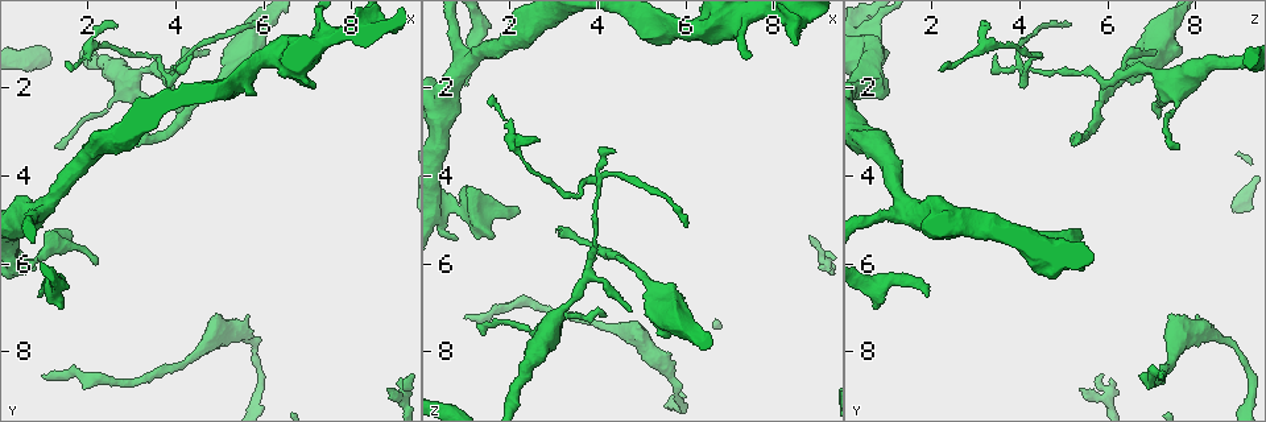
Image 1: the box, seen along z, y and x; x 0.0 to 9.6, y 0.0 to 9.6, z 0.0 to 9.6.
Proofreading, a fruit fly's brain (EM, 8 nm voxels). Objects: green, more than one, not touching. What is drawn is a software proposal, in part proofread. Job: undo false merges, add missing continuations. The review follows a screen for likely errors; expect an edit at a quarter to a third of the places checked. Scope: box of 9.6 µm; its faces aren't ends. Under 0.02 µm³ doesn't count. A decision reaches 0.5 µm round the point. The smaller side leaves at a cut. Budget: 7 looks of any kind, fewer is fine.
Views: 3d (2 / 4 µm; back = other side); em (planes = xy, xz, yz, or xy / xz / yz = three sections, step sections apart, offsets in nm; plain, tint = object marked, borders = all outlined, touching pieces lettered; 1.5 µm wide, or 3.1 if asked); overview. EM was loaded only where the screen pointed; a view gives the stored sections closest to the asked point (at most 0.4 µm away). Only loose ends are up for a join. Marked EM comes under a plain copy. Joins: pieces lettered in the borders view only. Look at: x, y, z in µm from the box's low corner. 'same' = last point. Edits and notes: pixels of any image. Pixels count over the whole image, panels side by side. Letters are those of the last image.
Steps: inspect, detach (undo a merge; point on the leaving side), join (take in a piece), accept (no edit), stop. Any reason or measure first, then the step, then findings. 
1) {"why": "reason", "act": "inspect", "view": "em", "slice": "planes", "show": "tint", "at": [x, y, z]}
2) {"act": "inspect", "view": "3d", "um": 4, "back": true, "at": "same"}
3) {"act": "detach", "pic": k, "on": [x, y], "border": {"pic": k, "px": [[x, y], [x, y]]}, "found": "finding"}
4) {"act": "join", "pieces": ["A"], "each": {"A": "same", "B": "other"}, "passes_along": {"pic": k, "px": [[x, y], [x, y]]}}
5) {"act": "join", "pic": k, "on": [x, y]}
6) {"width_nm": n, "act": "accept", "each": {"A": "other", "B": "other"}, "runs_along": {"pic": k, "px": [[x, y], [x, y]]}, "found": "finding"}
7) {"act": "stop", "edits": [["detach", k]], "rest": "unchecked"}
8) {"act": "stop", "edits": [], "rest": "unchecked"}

{"why": "branch stops here", "act": "inspect", "view": "3d", "um": 4, "back": true, "at": [2.20, 6.05, 4.75]}

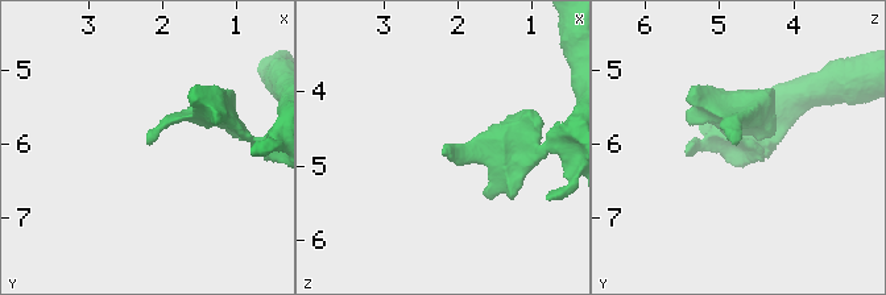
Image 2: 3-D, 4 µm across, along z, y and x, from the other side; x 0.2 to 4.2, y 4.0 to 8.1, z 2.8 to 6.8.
{"why": "need the tissue", "act": "inspect", "view": "em", "slice": "xy", "step": 8, "show": "borders", "at": [2.15, 6.05, 4.80]}

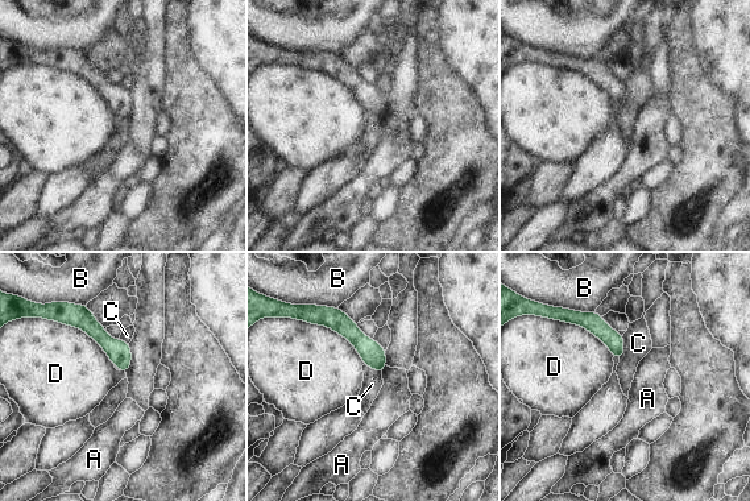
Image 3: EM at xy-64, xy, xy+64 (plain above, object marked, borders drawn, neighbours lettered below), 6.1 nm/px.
{"why": "another direction", "act": "inspect", "view": "em", "slice": "planes", "show": "borders", "at": "same"}

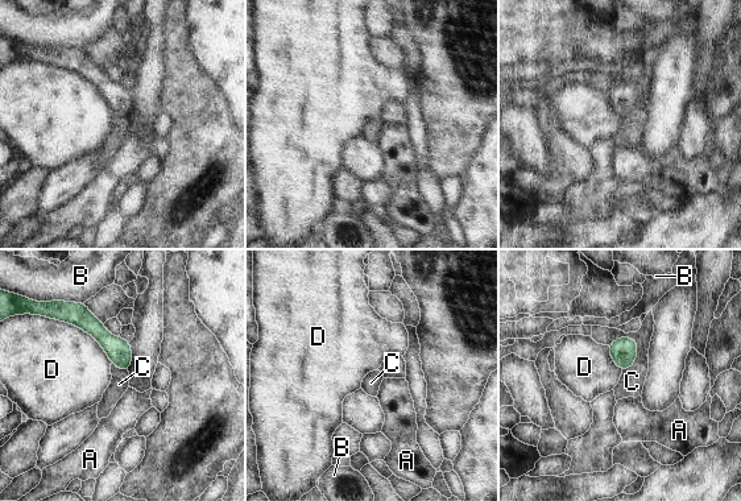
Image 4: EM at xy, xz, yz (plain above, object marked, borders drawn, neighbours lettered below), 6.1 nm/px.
{"width_nm": 160, "act": "accept", "each": {"A": "other", "B": "other", "C": "other", "D": "other"}, "border": {"pic": 4, "px": [[628, 335], [637, 357], [621, 371]]}, "found": "none of them fits"}

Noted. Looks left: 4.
{"why": "long arm stops here", "act": "inspect", "view": "em", "slice": "xy", "step": 4, "show": "tint", "at": [1.05, 8.60, 7.25]}

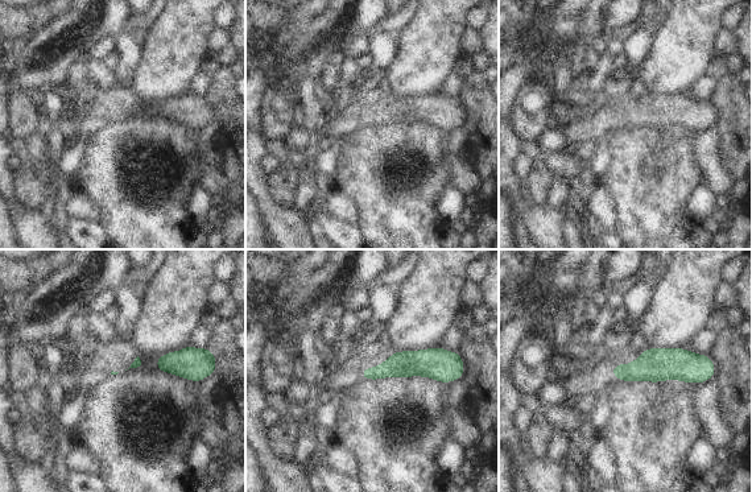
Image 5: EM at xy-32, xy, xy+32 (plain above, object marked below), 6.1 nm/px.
{"act": "inspect", "view": "em", "slice": "planes", "show": "borders", "at": "same"}

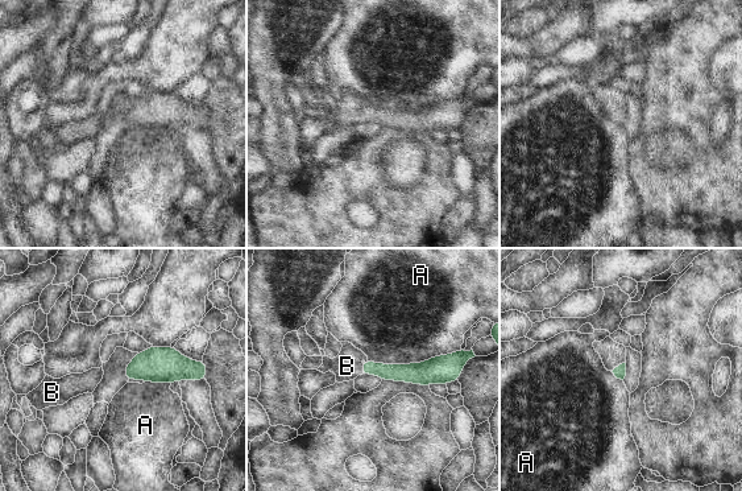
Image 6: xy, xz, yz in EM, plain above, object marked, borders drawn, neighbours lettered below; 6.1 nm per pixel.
{"act": "join", "pieces": ["B"], "each": {"A": "other", "B": "same"}, "found": "the neuron continues"}

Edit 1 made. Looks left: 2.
{"act": "stop", "edits": [["join", 6]], "rest": "unchecked"}

